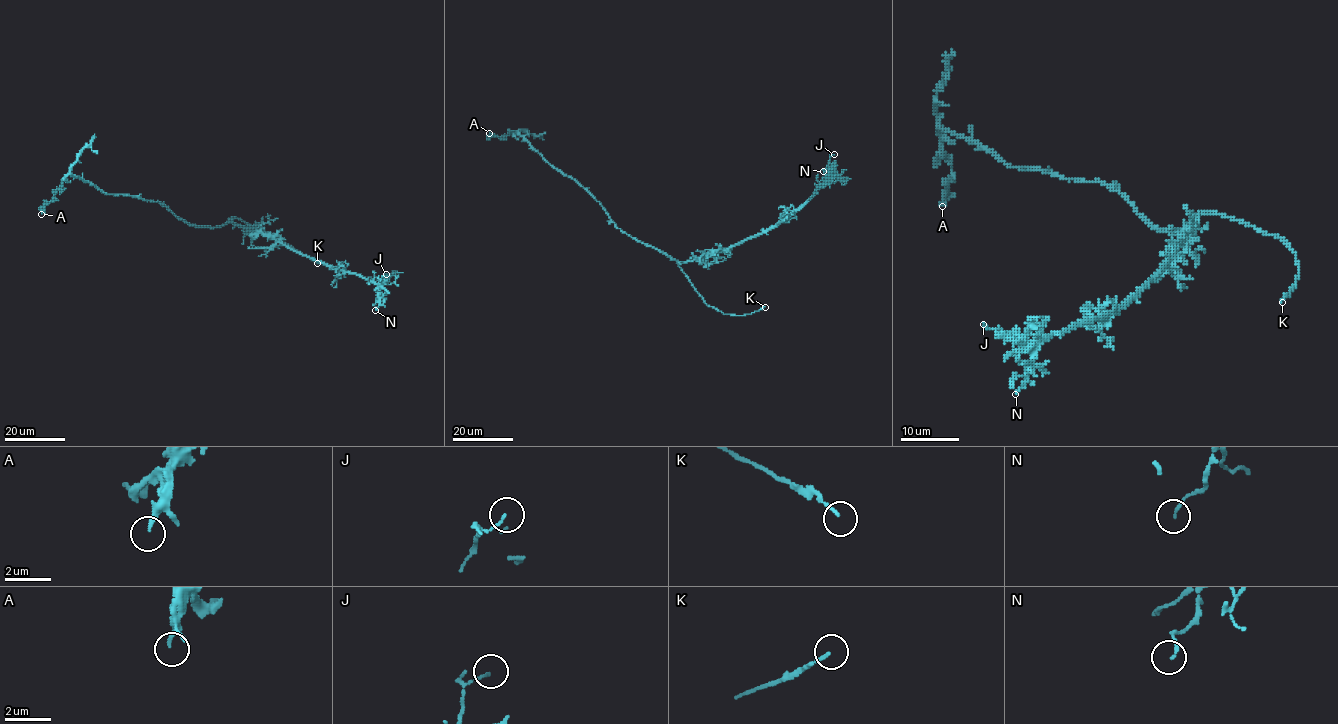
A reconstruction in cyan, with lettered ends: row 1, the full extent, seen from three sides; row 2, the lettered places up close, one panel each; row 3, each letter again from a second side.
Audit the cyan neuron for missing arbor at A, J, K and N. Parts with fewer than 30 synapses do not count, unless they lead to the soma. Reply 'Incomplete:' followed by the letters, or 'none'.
Incomplete: K

